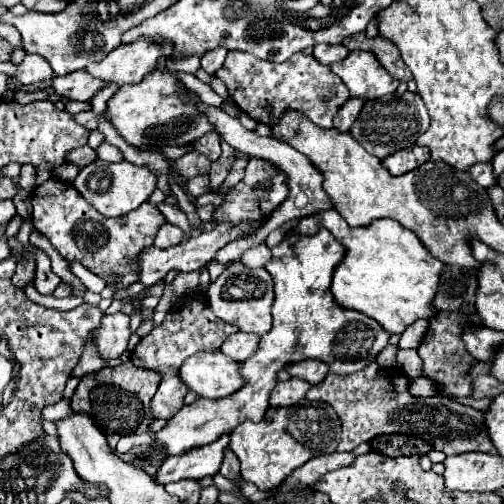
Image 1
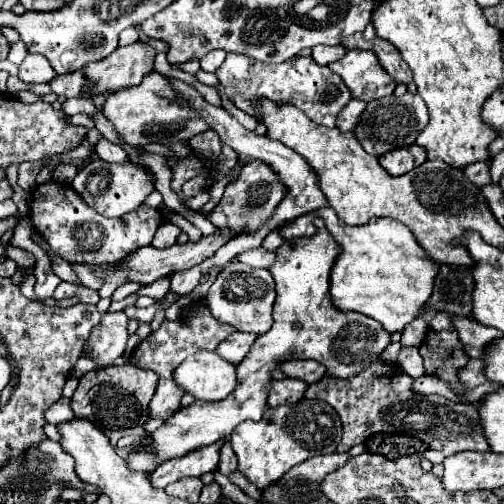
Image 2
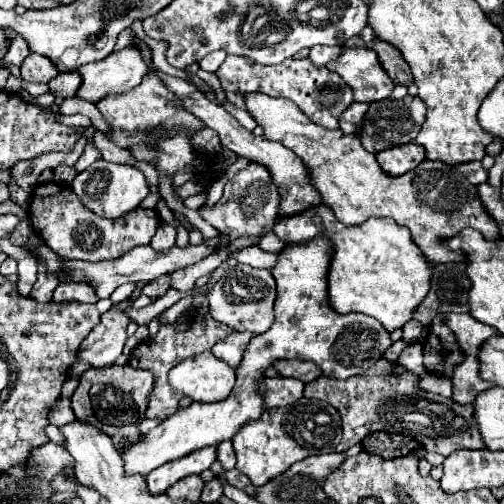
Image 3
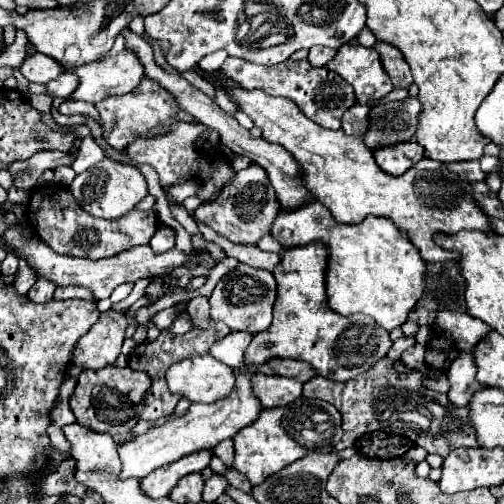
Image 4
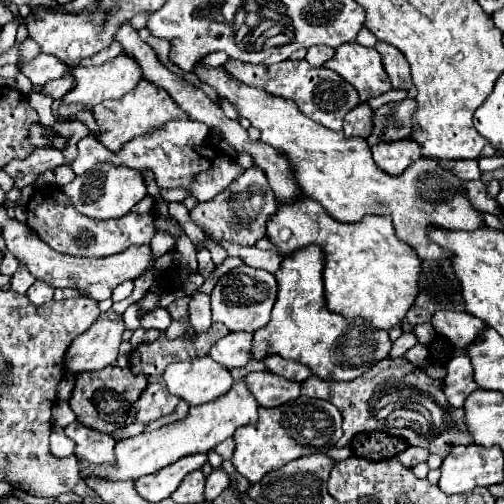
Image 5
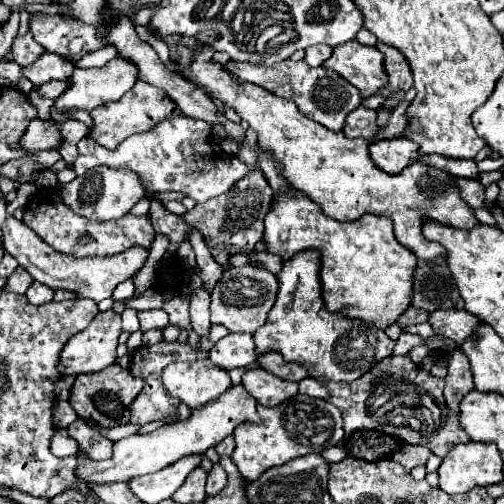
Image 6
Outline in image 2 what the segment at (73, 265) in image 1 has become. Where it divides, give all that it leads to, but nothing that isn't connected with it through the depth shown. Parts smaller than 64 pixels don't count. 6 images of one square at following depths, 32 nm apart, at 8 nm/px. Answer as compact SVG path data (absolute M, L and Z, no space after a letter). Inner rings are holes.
M76 264L73 266L73 270L78 276L80 282L88 286L88 288L93 288L95 286L102 286L104 282L100 280L100 278L96 278L94 274L92 274L86 266L82 266L81 264Z

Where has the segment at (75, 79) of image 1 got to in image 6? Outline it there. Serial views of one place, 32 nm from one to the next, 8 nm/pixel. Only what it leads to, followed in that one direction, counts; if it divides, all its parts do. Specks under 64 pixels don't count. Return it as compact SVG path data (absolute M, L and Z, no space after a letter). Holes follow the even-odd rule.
M50 80L50 82L46 82L46 84L42 84L42 86L38 86L36 88L36 92L42 96L42 98L50 98L50 100L56 100L62 92L64 92L64 88L66 88L68 84L66 84L66 80Z

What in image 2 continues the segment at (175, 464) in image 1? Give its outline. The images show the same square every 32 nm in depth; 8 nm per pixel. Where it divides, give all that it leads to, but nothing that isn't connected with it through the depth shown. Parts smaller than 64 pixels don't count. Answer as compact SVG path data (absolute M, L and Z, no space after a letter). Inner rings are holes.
M212 444L208 448L198 448L196 452L188 452L182 458L168 460L166 464L158 466L154 472L148 474L148 480L152 488L166 488L168 484L186 478L186 476L202 476L204 472L214 472L218 466L218 454L220 454L220 444Z

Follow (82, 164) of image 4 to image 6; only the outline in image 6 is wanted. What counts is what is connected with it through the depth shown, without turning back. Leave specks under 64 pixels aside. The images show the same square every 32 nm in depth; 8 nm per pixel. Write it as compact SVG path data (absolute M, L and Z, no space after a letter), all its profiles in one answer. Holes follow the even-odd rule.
M184 114L164 118L148 132L140 132L120 142L116 150L106 150L94 140L82 138L78 142L78 158L74 162L74 172L82 176L96 166L132 170L140 178L146 196L154 196L160 192L180 192L192 198L194 202L216 198L228 192L238 180L248 176L248 172L260 170L258 164L250 166L242 162L236 154L222 152L222 148L212 140L212 126L204 120L196 120Z

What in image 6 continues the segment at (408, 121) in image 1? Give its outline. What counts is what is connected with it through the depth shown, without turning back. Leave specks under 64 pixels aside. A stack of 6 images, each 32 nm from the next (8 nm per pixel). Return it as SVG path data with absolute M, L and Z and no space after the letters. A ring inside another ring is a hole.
M408 102L400 104L396 110L380 110L378 114L378 136L374 140L382 140L382 138L398 138L404 134L406 130L406 106Z

